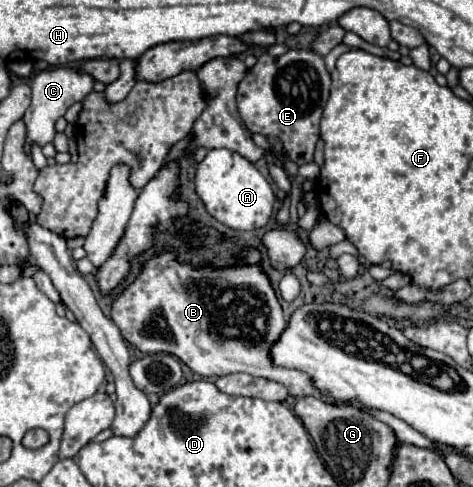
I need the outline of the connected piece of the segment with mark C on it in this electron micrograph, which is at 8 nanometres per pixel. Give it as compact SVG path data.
M62 67L62 69L54 69L54 71L42 71L34 77L32 81L32 105L28 107L28 111L24 113L22 121L28 129L26 135L26 147L24 153L30 157L32 155L32 145L48 145L54 141L56 129L54 123L64 117L64 113L68 111L70 105L82 101L90 91L92 91L94 79L90 75L80 75L80 71L76 71L74 67Z

